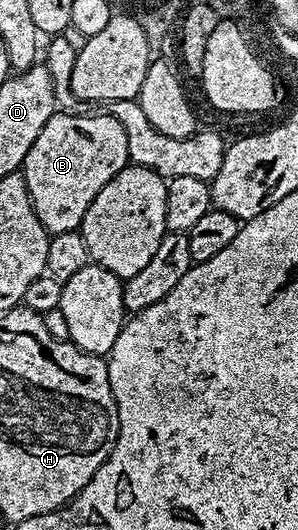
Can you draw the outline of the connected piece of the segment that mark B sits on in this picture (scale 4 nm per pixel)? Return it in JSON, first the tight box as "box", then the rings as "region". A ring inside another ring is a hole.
{"box":[23,111,130,235],"region":[[[58,111],[51,119],[47,119],[47,127],[39,131],[39,139],[31,143],[31,151],[27,151],[27,159],[23,166],[27,191],[31,195],[31,203],[35,207],[35,215],[39,215],[39,223],[51,235],[80,230],[83,215],[87,215],[87,207],[91,207],[91,199],[103,191],[103,187],[126,165],[130,164],[127,151],[127,131],[123,131],[123,123],[109,116],[104,111],[98,111],[94,117],[85,113],[69,113],[73,111]]]}

